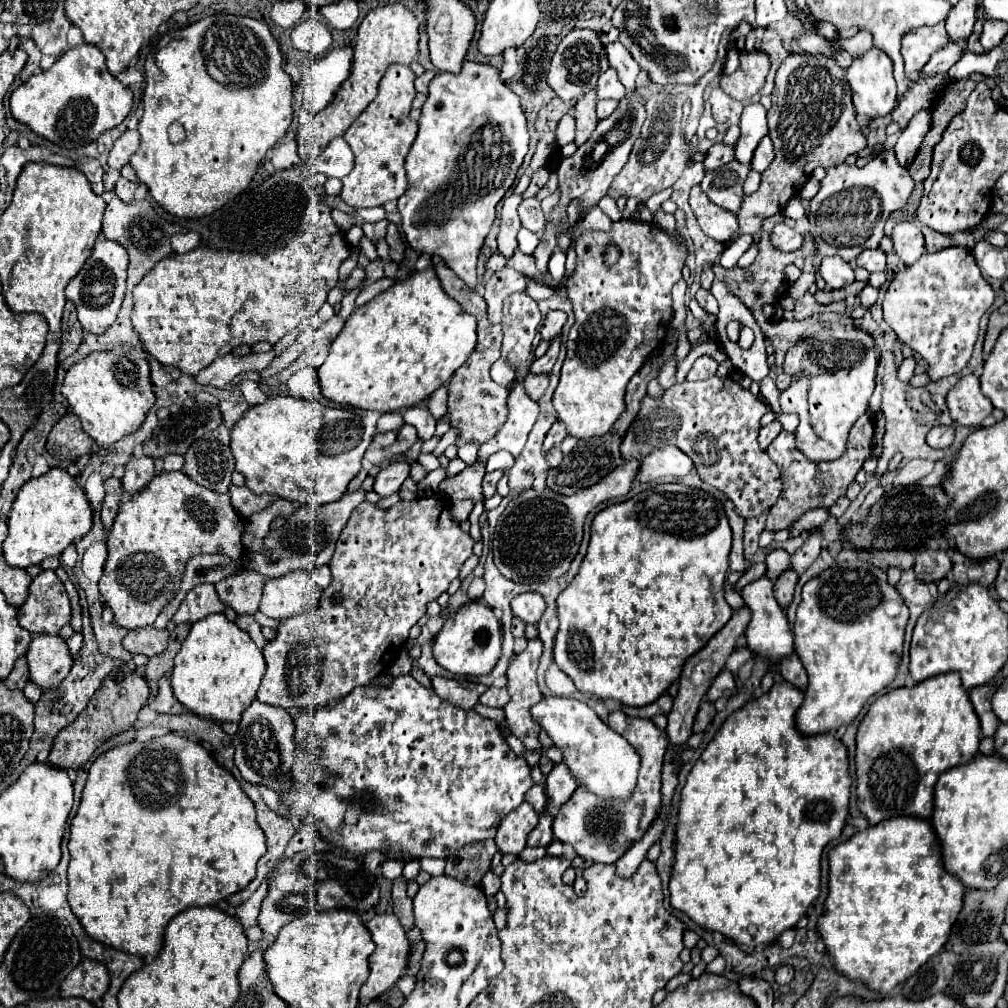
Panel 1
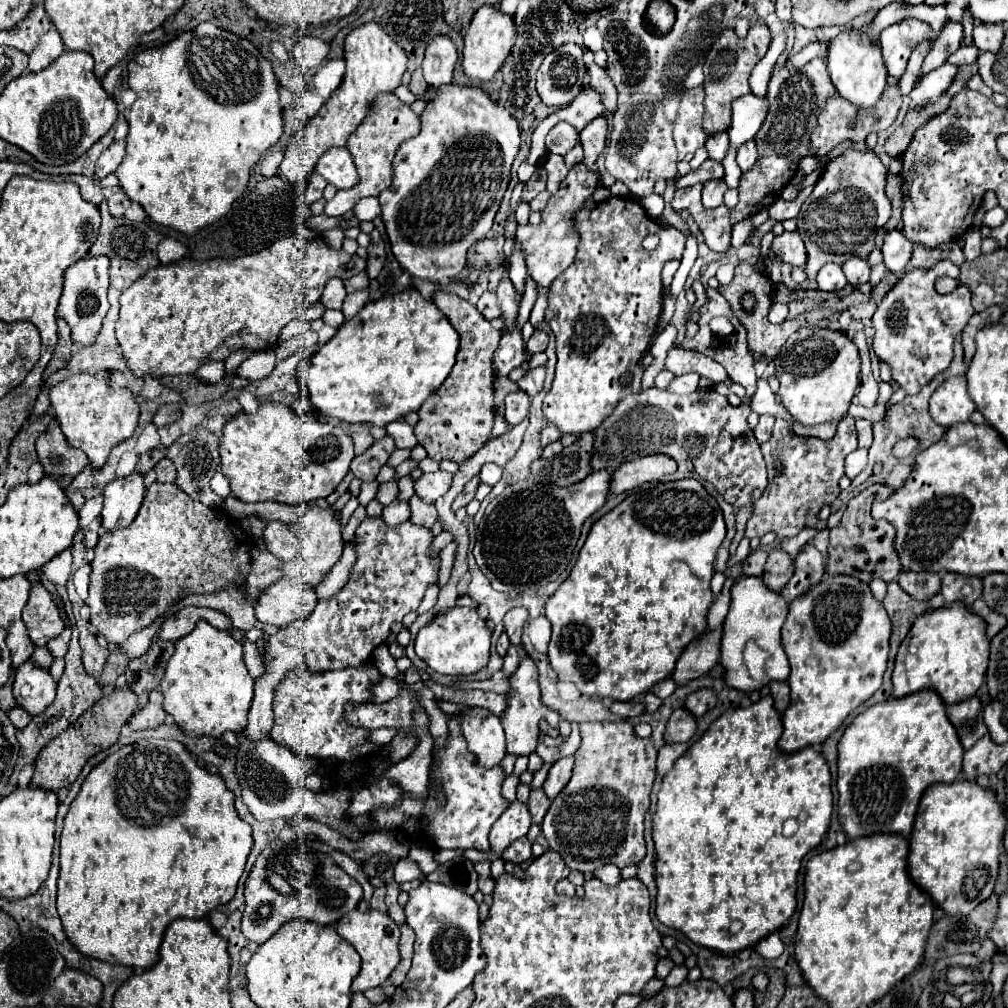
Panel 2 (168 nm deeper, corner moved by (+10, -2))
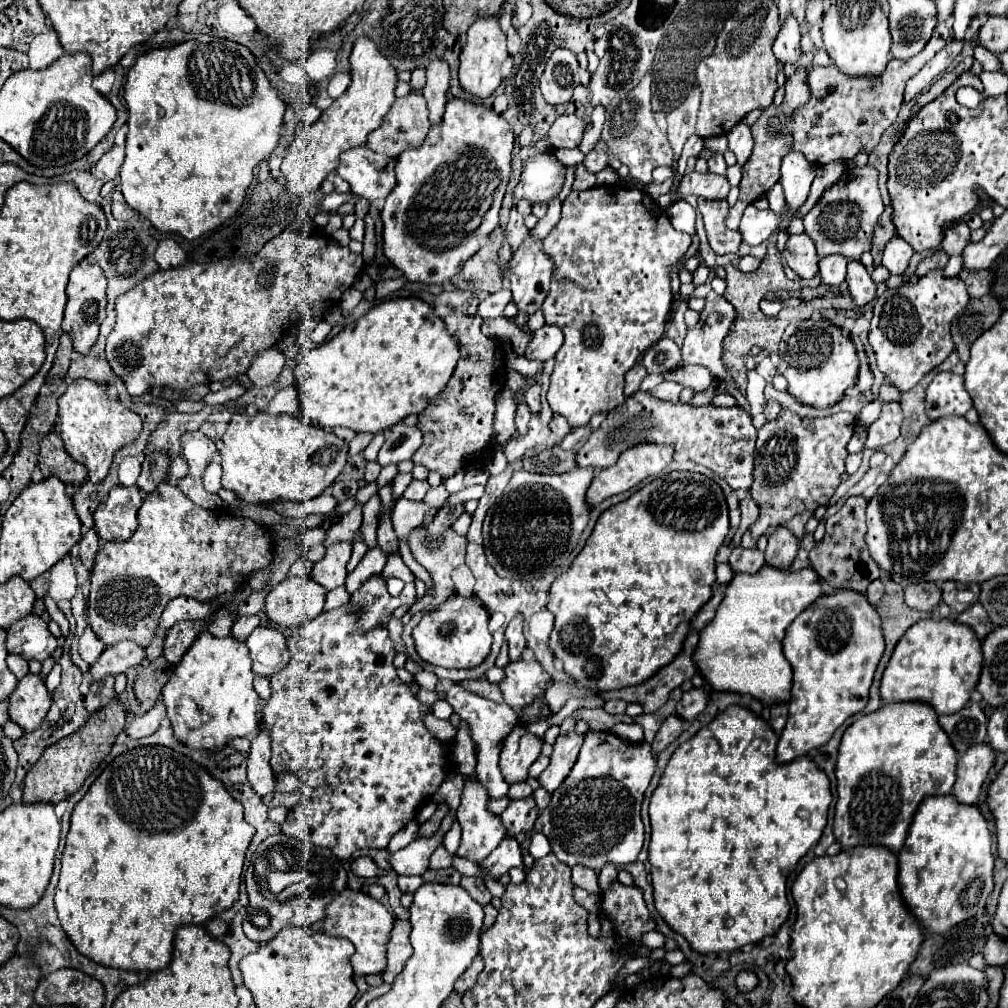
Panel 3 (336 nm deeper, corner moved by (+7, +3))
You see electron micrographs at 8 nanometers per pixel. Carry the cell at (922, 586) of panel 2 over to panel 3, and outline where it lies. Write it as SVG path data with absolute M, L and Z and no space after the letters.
M914 583L906 587L906 603L918 611L932 611L942 599L938 583Z

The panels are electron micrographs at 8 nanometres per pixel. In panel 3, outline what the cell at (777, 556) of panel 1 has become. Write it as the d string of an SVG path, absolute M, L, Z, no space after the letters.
M736 547L728 561L730 561L734 573L756 573L764 567L764 553L756 547L752 547L752 549Z

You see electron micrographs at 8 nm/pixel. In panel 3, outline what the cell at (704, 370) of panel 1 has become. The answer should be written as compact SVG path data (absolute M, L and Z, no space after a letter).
M664 381L664 383L660 383L658 387L654 387L650 393L654 393L654 397L658 397L658 399L678 401L678 395L680 395L682 389L684 389L684 387L682 387L680 383L668 383L668 381Z

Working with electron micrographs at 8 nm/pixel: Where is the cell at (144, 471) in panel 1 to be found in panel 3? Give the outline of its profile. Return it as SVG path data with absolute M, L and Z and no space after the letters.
M116 485L110 489L106 501L94 511L94 527L106 541L126 541L136 531L136 513L142 505L142 491L134 487Z

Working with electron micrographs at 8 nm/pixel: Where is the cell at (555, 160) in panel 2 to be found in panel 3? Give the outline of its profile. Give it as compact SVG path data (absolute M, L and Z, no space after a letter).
M554 197L552 201L550 201L550 207L548 207L548 213L536 223L536 227L532 229L532 233L534 233L534 237L538 237L538 239L544 239L548 233L550 233L550 229L556 225L556 221L560 219L560 205L562 205L562 201L558 199L558 197Z

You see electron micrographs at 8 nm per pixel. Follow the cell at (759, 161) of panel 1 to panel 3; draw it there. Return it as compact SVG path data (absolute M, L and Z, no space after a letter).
M740 123L726 137L728 137L728 149L736 155L738 163L744 165L750 159L752 149L754 149L754 139L752 139L750 127L746 123Z

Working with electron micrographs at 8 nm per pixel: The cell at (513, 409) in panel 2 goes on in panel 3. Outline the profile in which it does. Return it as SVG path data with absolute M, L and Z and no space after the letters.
M518 405L518 409L516 409L516 427L518 427L518 433L520 433L520 435L526 433L530 417L532 417L532 413L530 413L528 405Z

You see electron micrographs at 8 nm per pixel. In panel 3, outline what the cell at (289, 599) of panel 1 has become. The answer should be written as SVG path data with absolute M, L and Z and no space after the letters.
M286 577L266 595L266 617L280 627L298 627L322 613L326 589L312 579Z

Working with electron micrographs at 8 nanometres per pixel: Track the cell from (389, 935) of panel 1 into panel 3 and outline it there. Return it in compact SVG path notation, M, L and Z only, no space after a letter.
M344 889L334 901L326 907L324 927L322 931L332 937L346 937L354 943L356 953L350 957L350 963L354 967L356 977L376 975L386 969L386 949L390 943L390 931L394 929L394 915L378 901L368 897L366 893L354 893L350 889Z

